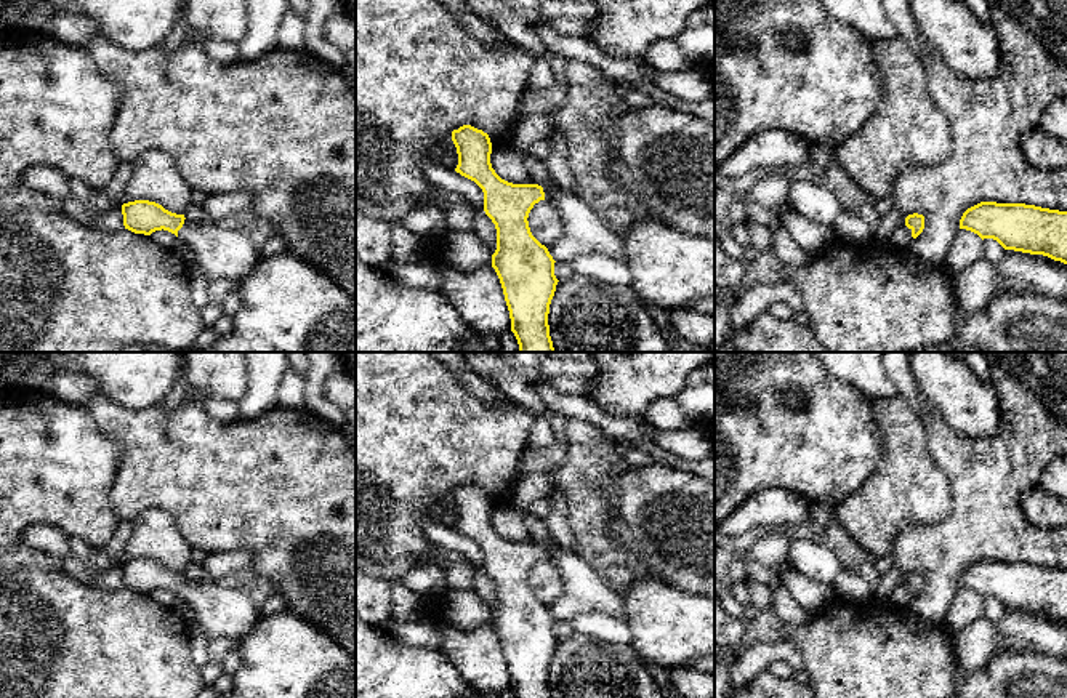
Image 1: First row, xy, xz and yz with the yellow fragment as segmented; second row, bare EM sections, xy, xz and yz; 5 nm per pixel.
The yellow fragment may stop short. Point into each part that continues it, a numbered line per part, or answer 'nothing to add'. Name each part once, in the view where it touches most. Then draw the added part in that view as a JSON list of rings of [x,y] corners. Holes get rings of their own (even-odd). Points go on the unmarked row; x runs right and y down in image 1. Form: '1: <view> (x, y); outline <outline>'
1: xy (231, 612); outline [[[184,578],[178,597],[187,602],[203,634],[240,640],[261,616],[260,604],[244,589],[226,588],[219,581]]]

